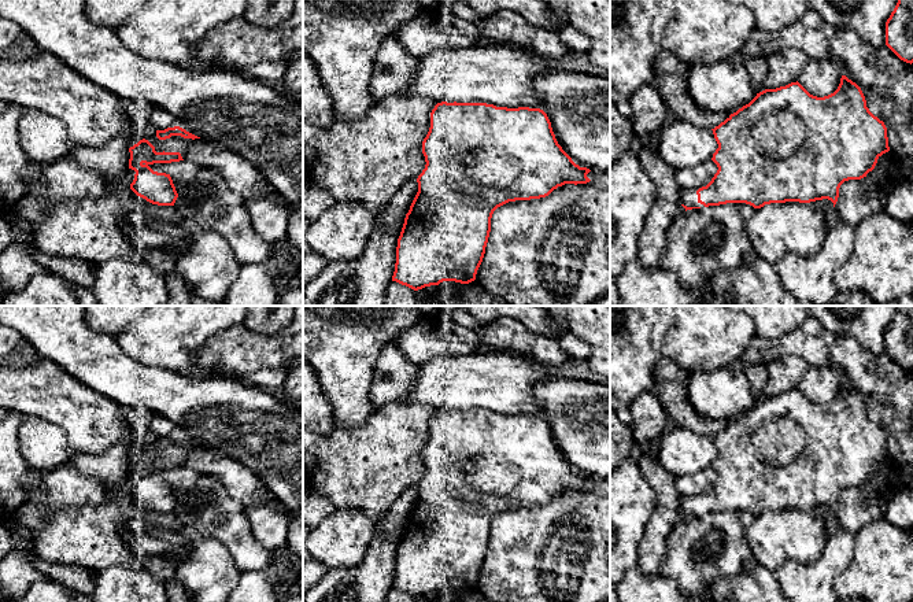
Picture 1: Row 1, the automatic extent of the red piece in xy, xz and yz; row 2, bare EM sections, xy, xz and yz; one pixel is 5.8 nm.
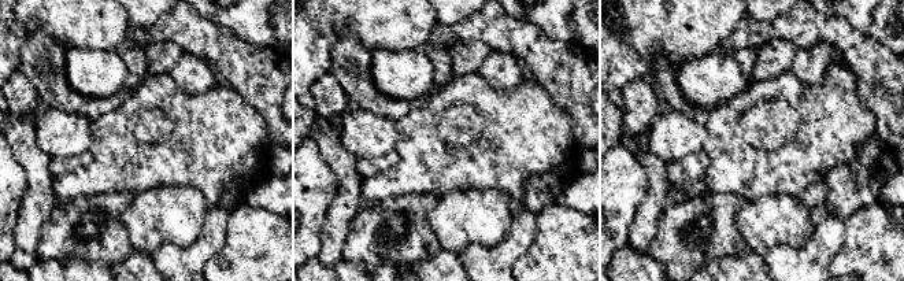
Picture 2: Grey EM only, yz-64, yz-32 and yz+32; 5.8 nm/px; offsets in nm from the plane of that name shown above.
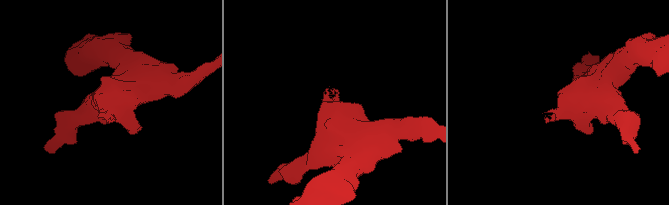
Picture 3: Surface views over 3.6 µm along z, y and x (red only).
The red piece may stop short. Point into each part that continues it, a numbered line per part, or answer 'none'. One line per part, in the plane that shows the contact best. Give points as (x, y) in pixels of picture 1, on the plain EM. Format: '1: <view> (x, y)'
1: yz (688, 505)

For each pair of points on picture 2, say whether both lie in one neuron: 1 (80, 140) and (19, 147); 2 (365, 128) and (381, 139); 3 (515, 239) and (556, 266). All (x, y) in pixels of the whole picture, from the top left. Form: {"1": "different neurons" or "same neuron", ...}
{"1": "different neurons", "2": "same neuron", "3": "different neurons"}

